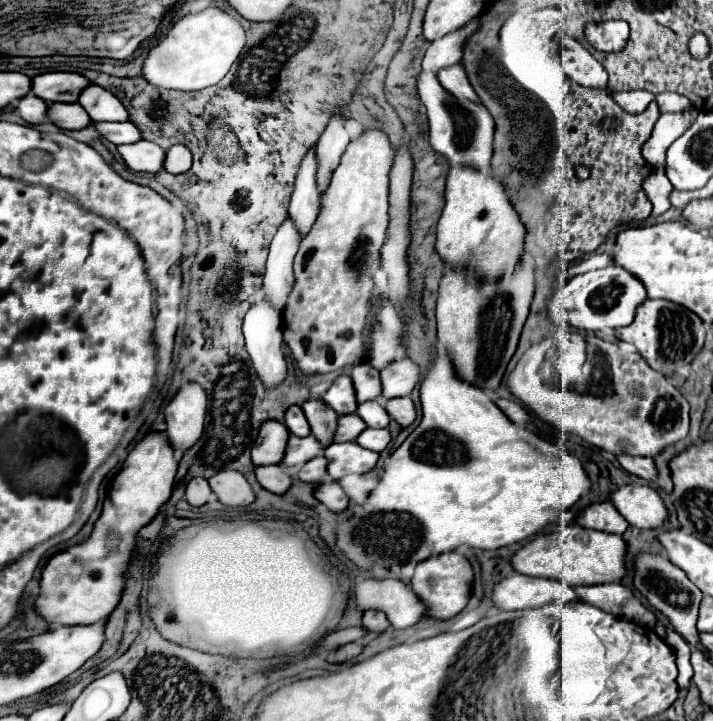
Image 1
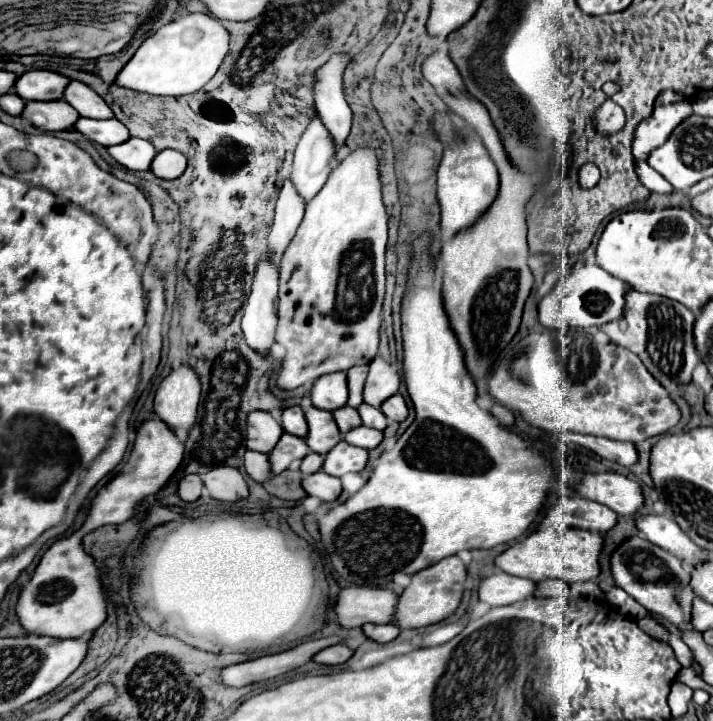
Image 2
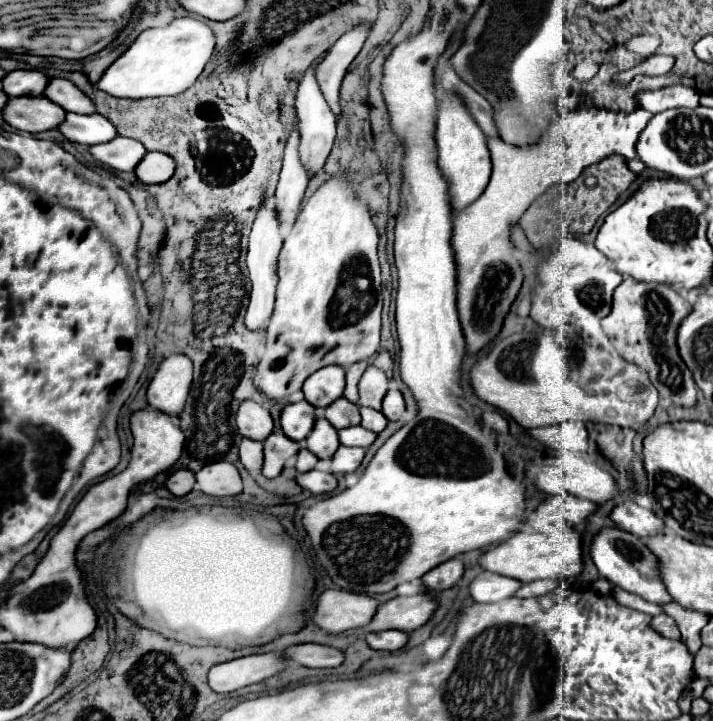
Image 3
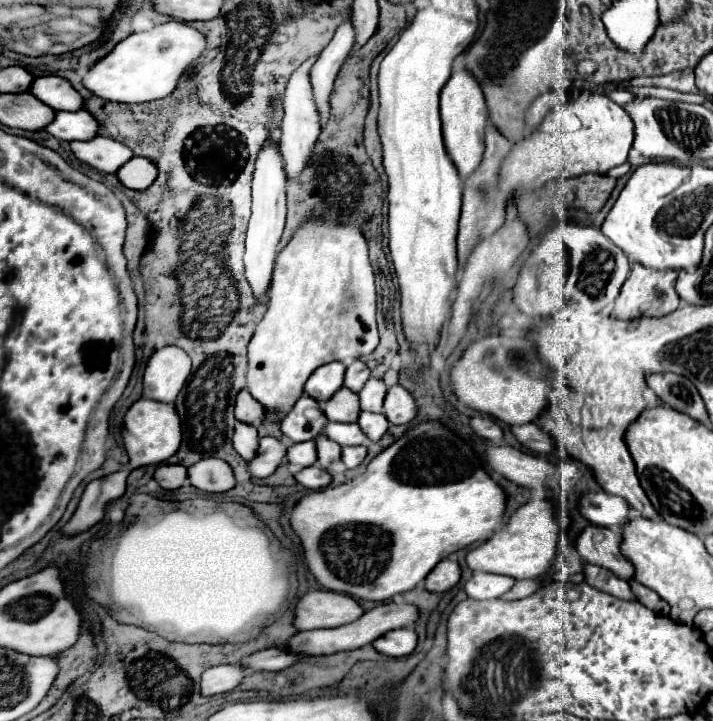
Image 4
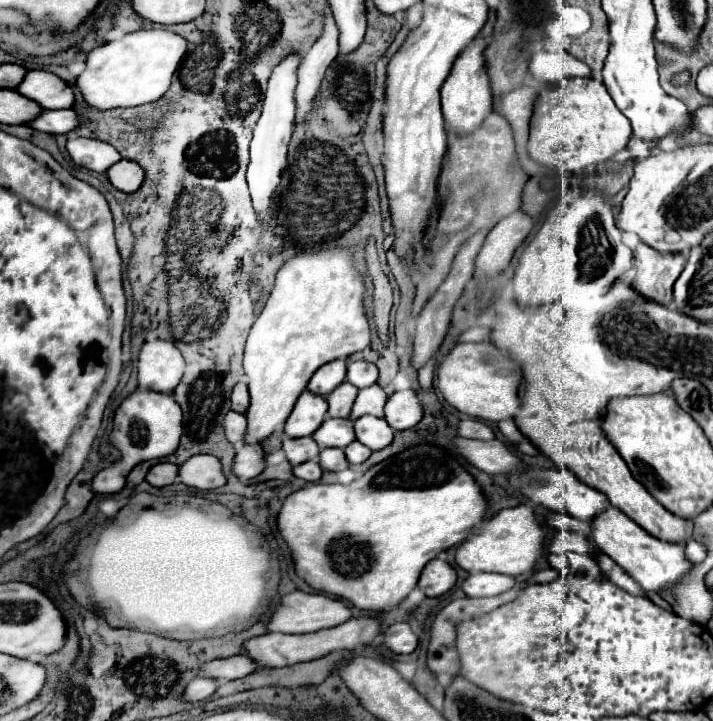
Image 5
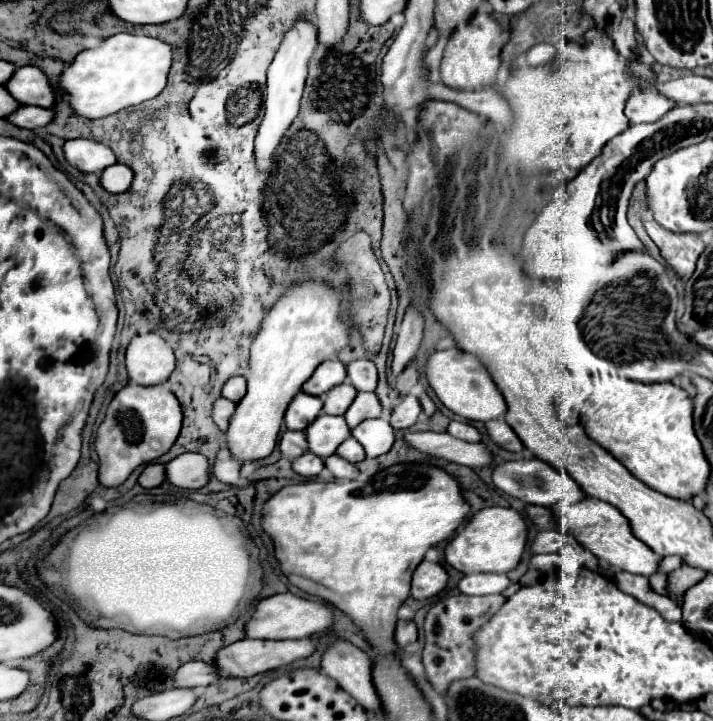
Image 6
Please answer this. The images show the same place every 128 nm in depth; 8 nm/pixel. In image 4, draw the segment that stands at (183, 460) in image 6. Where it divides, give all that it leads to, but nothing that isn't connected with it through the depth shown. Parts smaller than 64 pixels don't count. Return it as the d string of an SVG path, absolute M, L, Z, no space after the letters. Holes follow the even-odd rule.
M204 458L188 468L188 480L202 492L226 492L234 488L234 472L220 458Z

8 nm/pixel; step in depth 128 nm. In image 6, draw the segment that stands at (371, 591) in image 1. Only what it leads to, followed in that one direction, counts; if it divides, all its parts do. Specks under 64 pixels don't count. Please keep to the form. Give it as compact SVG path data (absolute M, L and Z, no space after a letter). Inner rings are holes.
M284 592L270 598L262 598L254 608L252 618L246 622L244 632L246 638L258 638L258 640L294 640L320 634L328 630L330 624L332 624L332 610L326 608L322 602L298 598L290 592Z

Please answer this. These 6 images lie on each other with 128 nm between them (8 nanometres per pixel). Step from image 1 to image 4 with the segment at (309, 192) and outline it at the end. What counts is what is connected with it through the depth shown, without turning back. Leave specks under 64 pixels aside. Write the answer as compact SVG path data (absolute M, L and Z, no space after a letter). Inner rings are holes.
M348 14L344 18L344 22L336 28L334 38L330 40L330 44L322 50L320 60L314 64L310 78L312 78L312 86L314 86L314 98L318 102L318 110L320 110L320 124L326 124L328 120L328 98L336 80L336 74L340 70L340 66L346 62L346 58L350 56L352 48L354 48L356 36L352 30L352 14Z

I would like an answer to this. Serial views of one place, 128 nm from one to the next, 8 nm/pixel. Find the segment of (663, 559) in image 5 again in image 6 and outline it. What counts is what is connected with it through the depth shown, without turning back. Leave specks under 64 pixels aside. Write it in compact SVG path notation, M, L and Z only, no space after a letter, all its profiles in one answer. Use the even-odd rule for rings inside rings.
M584 496L584 500L576 502L568 508L562 508L560 504L556 504L556 508L552 508L552 512L558 520L568 518L568 530L570 530L572 538L578 542L578 546L592 552L600 560L600 564L618 568L624 572L632 572L632 574L642 574L642 576L652 576L658 570L658 562L662 558L658 554L654 554L644 542L640 542L630 532L628 518L622 516L618 512L618 508L614 508L612 504L602 502L598 498Z

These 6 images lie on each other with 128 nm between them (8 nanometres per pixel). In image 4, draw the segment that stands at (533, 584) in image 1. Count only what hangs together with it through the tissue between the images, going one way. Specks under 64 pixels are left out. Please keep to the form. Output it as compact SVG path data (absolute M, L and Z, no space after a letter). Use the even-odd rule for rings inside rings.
M474 572L464 590L470 598L474 600L492 600L492 598L500 598L504 592L508 592L514 586L516 580L512 580L510 576L500 576L500 574L492 574L492 572Z

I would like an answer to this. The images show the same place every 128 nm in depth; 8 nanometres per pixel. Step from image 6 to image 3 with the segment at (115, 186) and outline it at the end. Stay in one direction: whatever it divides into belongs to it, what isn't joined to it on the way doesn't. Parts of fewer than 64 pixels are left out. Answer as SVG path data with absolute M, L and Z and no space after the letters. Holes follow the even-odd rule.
M146 152L140 164L134 168L134 174L144 184L162 184L174 172L174 160L162 152Z

